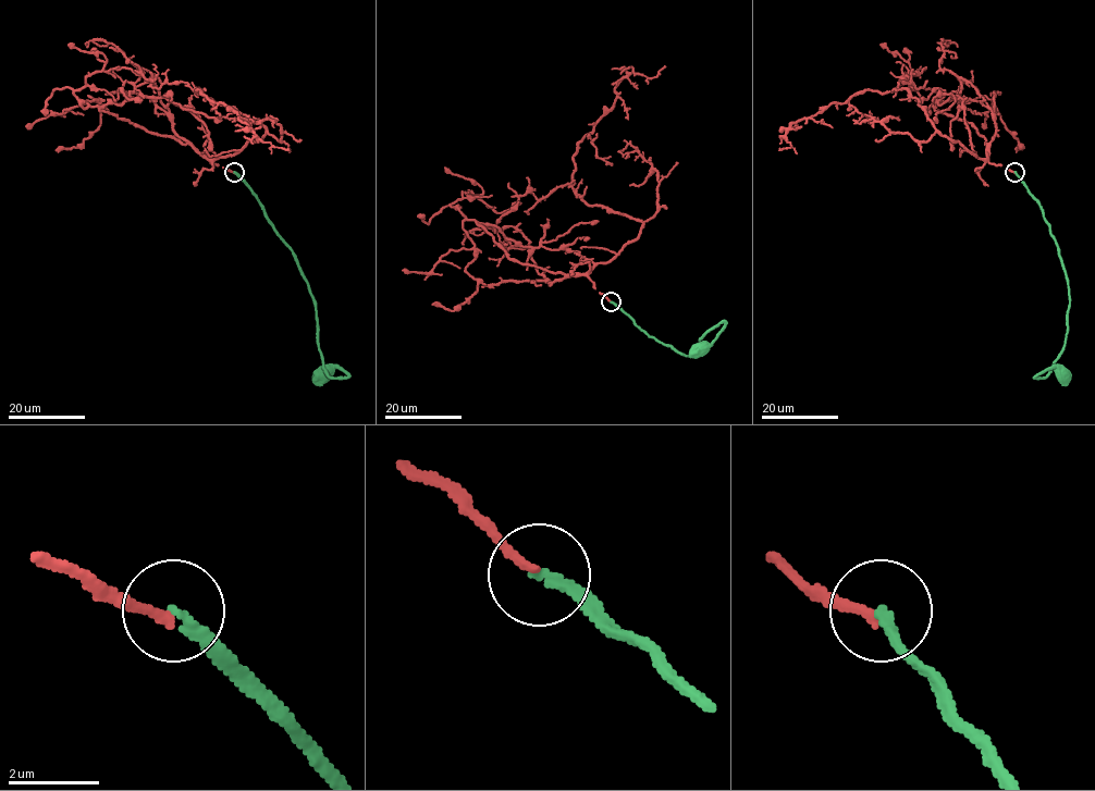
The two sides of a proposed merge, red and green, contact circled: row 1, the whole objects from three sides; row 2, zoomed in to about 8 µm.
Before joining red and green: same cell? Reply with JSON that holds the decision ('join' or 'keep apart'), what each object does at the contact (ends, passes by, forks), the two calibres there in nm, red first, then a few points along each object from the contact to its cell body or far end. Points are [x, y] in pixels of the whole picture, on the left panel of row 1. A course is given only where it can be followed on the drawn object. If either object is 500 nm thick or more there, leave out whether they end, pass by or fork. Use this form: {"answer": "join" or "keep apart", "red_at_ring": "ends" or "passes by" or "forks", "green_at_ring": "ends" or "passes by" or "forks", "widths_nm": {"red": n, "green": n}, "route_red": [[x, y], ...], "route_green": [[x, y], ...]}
{"answer": "keep apart", "red_at_ring": "ends", "green_at_ring": "ends", "widths_nm": {"red": 200, "green": 240}, "route_red": [[234, 172], [210, 161], [233, 156], [266, 130], [195, 89], [223, 102], [262, 140], [288, 150]], "route_green": [[234, 172], [261, 205], [307, 283], [327, 373], [331, 378], [347, 374], [335, 367], [323, 373]]}

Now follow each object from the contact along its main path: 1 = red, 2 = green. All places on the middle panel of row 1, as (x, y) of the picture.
1: (611, 301), (587, 274), (642, 223), (575, 192), (575, 153), (620, 81), (665, 66)
2: (611, 303), (648, 335), (684, 355), (694, 354), (699, 341), (723, 322), (722, 330), (712, 343), (700, 348)

